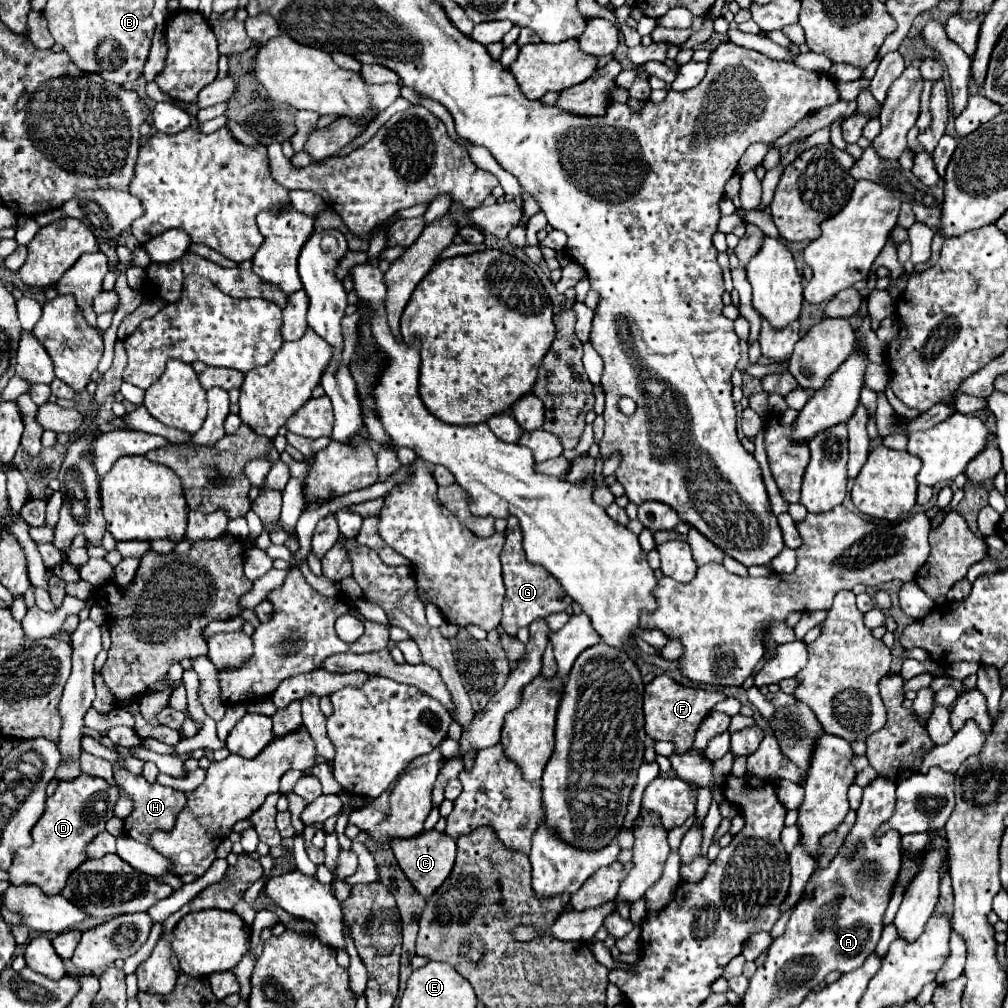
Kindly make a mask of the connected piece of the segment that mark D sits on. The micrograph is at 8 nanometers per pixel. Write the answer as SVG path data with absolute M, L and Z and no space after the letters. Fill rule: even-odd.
M80 775L76 781L60 781L56 793L46 799L44 817L40 817L38 825L32 829L32 847L20 849L8 869L10 883L34 883L44 893L60 893L68 875L86 859L84 847L92 841L92 837L96 837L96 833L104 831L106 821L114 815L118 797L120 787L108 785L108 781L102 781L100 777Z

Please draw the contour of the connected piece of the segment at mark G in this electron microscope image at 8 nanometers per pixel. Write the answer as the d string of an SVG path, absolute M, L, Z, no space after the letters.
M508 517L508 529L504 535L506 535L506 545L500 553L500 561L502 561L502 577L506 585L506 599L504 599L504 617L500 625L508 635L514 637L520 627L528 627L534 619L564 611L572 603L572 599L560 589L558 581L542 565L534 565L526 561L522 549L522 529L516 517Z

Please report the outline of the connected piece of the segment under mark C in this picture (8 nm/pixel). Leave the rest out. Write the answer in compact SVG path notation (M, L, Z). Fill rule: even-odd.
M436 829L422 831L420 837L390 841L390 847L396 855L400 869L404 871L404 875L410 879L410 883L416 887L416 891L424 899L428 899L442 885L442 881L450 875L452 865L454 865L454 857L456 857L456 841Z

